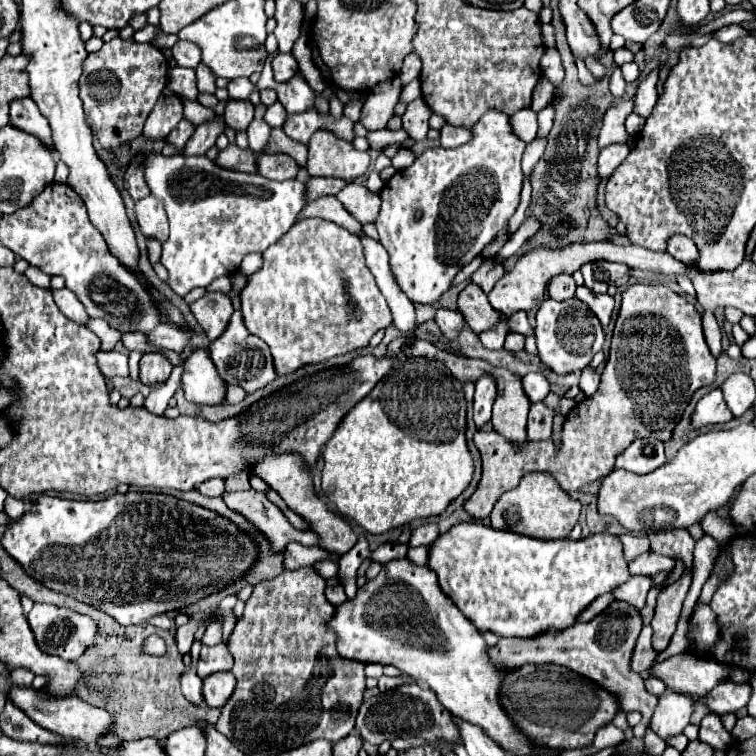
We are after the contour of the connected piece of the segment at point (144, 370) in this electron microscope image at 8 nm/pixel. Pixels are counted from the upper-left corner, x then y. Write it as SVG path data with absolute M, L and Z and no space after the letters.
M146 353L140 359L140 381L144 385L164 383L170 377L172 367L174 365L168 361L168 357L164 357L160 353Z

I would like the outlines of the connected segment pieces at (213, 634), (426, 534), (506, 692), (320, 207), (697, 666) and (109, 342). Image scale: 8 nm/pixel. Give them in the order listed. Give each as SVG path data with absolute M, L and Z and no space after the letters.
M214 618L206 626L206 633L204 633L202 643L212 647L212 645L218 645L218 643L222 643L222 641L224 641L224 639L222 639L222 625L218 618Z
M422 525L422 527L418 527L418 529L412 533L408 547L430 545L430 543L432 543L432 541L434 541L438 535L440 535L440 533L438 533L438 529L436 529L434 525Z
M526 665L504 675L500 703L506 707L512 721L534 741L550 749L582 749L592 745L600 727L608 725L618 713L614 695L584 679L582 675L558 665Z
M328 195L309 202L298 216L296 223L308 217L320 217L328 221L336 221L352 235L362 235L362 225L342 207L336 196Z
M686 653L670 657L652 671L652 675L660 677L668 687L694 693L698 697L708 695L708 691L724 681L728 673L730 669L726 665L720 665L712 659L696 659Z
M88 319L86 327L88 327L92 333L98 335L98 339L100 339L100 349L104 349L104 351L114 349L114 345L116 345L116 343L120 341L120 337L122 337L120 331L114 331L114 327L110 327L108 323L104 323L104 321L100 321L100 319Z

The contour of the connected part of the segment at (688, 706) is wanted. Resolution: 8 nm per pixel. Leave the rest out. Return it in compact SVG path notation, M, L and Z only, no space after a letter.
M666 691L664 695L660 695L658 709L650 721L652 731L664 741L668 741L674 735L680 735L684 727L690 723L692 707L694 701L690 697L684 697L674 691Z

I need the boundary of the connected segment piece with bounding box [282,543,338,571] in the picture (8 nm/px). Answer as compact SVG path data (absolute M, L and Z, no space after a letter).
M290 543L284 551L284 561L282 567L284 569L300 569L304 565L312 565L318 559L330 559L330 561L338 561L336 555L330 557L330 553L326 555L324 551L318 551L318 547L304 547L300 543Z

